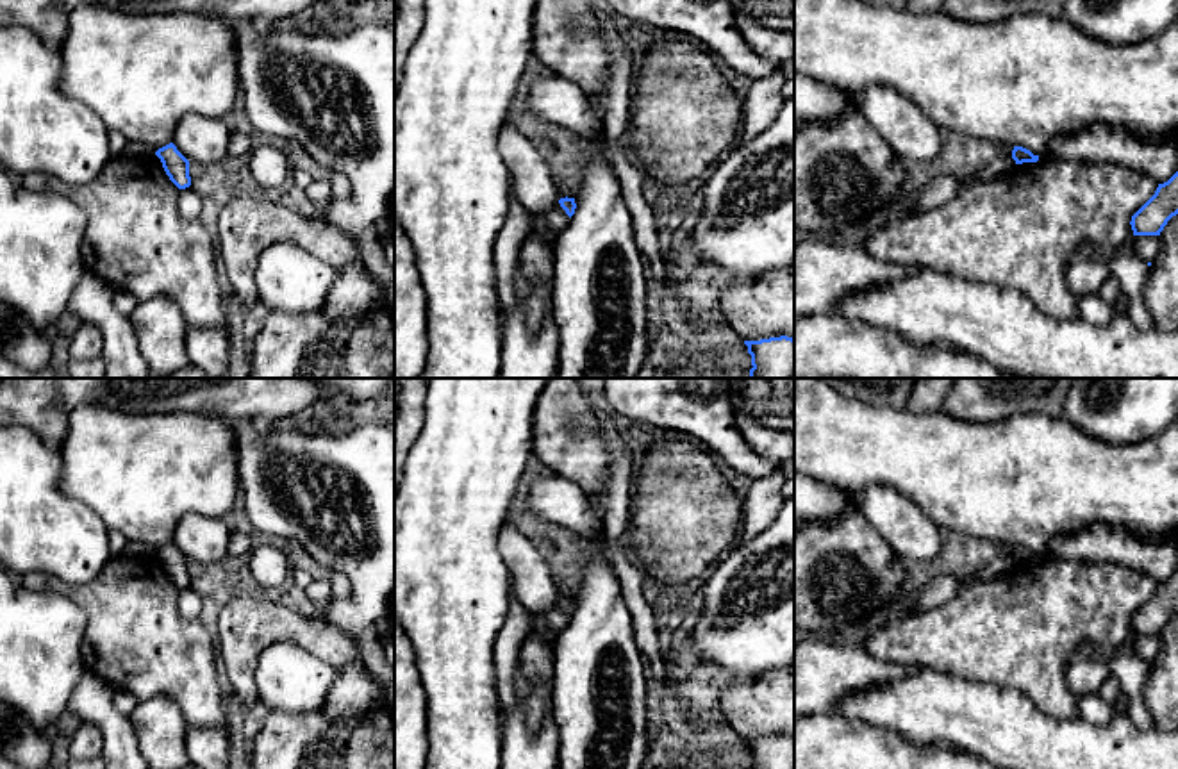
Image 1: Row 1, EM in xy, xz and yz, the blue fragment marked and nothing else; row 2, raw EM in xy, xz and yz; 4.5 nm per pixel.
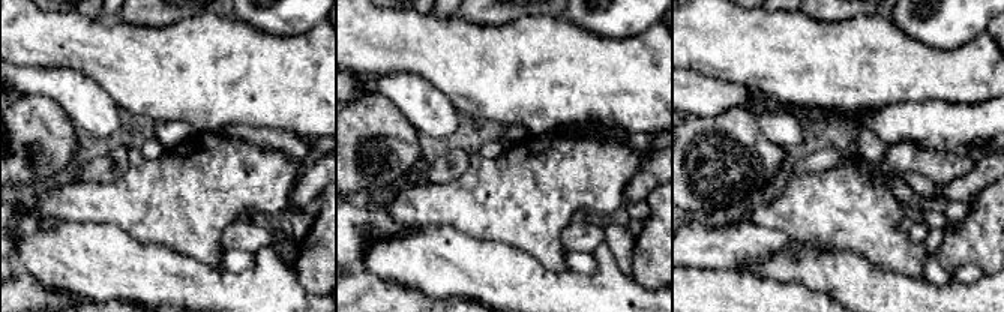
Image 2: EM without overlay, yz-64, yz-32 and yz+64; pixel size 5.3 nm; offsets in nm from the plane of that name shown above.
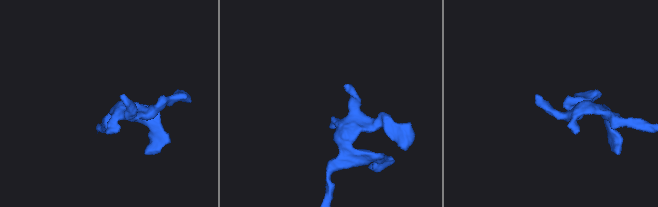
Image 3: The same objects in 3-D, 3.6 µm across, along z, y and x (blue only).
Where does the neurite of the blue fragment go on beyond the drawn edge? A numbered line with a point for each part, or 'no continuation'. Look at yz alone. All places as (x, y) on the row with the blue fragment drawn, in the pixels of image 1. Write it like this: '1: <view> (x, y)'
no continuation

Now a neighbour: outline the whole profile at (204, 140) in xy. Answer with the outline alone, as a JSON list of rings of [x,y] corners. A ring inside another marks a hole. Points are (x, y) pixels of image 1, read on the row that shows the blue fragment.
[[[187,114],[177,125],[173,145],[187,159],[202,164],[223,161],[232,128],[223,118]]]

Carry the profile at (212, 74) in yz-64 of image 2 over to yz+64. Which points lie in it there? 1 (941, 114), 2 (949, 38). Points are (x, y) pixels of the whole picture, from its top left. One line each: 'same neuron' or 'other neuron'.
1: other neuron
2: other neuron

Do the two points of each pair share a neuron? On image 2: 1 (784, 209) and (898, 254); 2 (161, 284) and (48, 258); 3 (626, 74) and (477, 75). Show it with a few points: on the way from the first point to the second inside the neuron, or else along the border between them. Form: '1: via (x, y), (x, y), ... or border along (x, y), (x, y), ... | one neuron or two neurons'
1: via (812, 210), (844, 210), (856, 215), (869, 228) | one neuron
2: via (132, 272), (96, 260), (77, 258) | one neuron
3: via (589, 77), (515, 77) | one neuron

